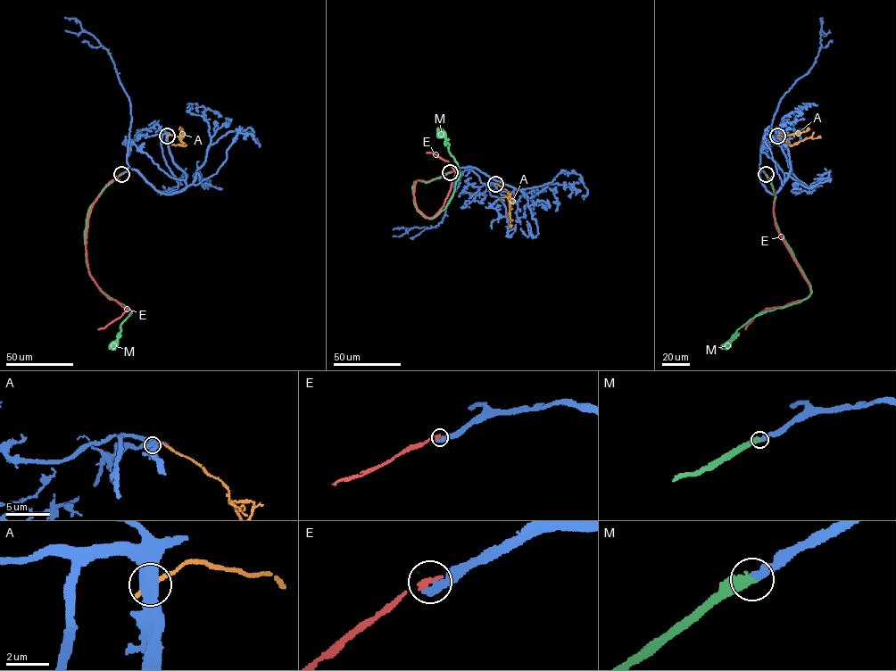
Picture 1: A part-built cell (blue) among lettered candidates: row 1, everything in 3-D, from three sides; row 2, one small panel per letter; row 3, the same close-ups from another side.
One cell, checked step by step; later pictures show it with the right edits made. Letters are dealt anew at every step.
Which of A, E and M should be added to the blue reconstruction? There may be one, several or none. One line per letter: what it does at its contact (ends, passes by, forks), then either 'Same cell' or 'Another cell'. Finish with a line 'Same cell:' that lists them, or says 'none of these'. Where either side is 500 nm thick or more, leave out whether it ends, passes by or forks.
A: Another cell
E: It ends there. Another cell
M: It ends there. Same cell
Same cell: M

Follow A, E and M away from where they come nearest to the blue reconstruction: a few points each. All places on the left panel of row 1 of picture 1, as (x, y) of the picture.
A: (167, 136), (178, 136), (183, 142), (180, 145), (182, 138), (179, 136)
E: (122, 173), (106, 185), (88, 219), (88, 273), (100, 291), (128, 308), (120, 317), (98, 329)
M: (121, 174), (91, 206), (84, 232), (91, 278), (101, 290), (132, 310), (109, 349)

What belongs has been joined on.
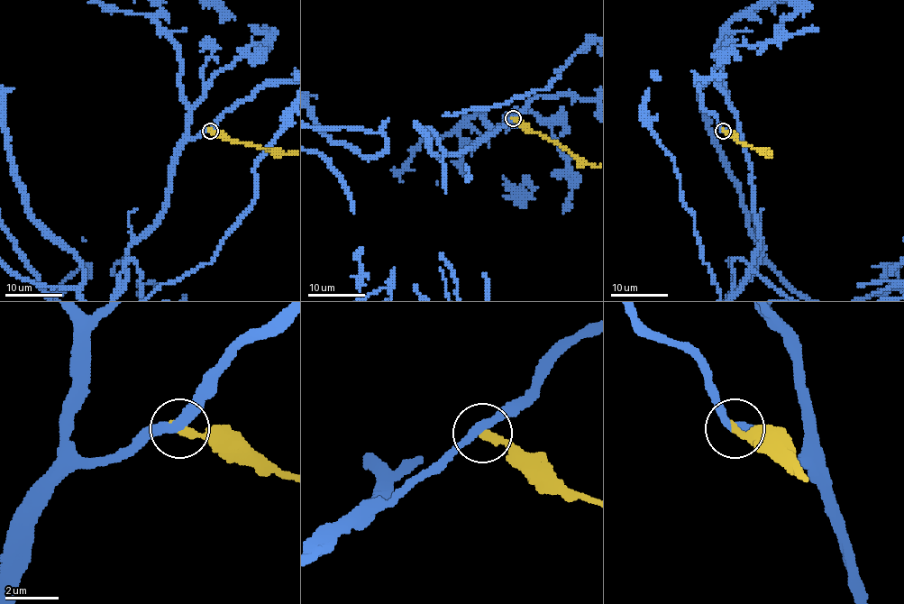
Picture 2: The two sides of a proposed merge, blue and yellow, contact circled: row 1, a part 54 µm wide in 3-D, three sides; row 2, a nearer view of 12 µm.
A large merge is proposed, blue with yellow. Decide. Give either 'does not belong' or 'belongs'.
does not belong

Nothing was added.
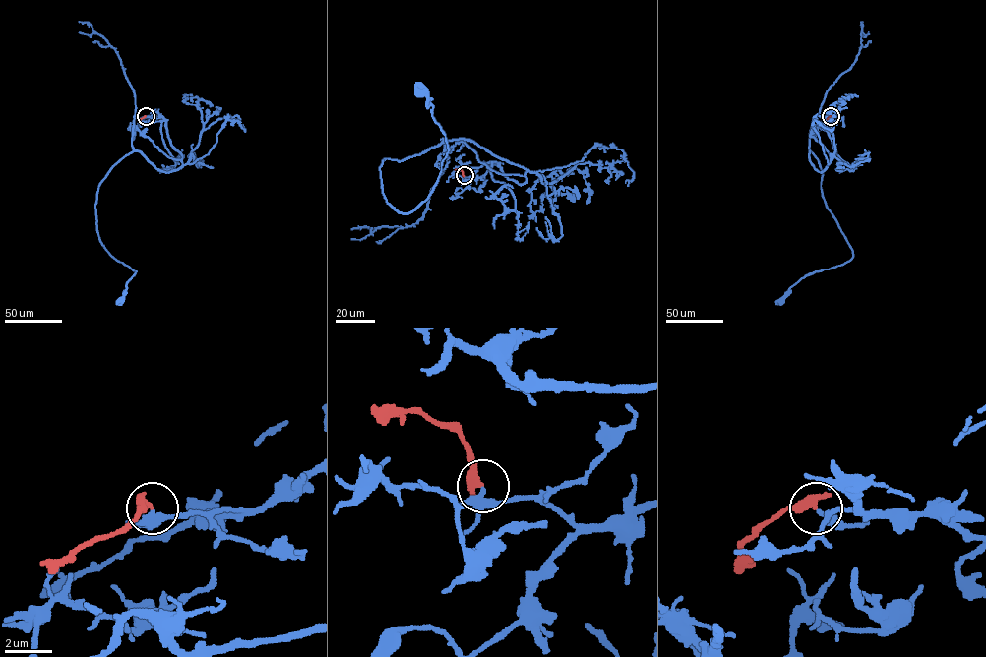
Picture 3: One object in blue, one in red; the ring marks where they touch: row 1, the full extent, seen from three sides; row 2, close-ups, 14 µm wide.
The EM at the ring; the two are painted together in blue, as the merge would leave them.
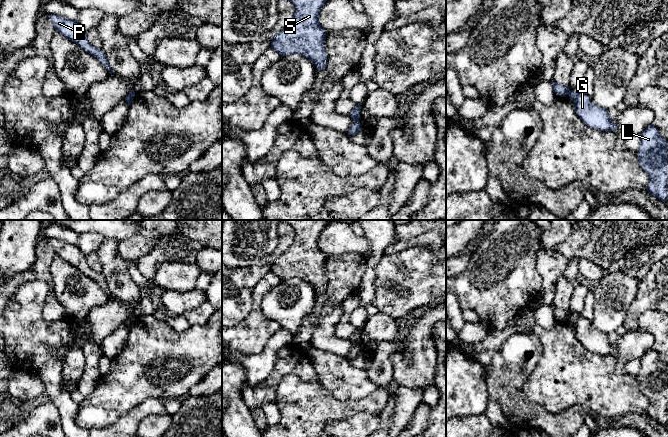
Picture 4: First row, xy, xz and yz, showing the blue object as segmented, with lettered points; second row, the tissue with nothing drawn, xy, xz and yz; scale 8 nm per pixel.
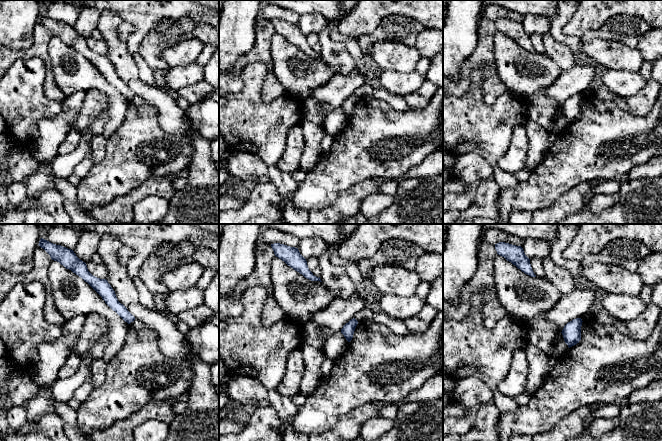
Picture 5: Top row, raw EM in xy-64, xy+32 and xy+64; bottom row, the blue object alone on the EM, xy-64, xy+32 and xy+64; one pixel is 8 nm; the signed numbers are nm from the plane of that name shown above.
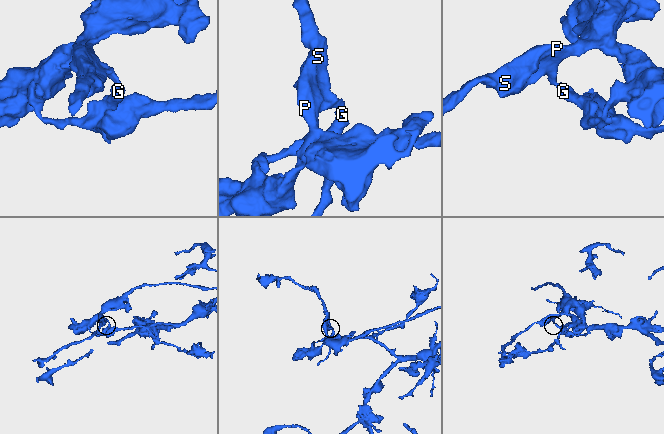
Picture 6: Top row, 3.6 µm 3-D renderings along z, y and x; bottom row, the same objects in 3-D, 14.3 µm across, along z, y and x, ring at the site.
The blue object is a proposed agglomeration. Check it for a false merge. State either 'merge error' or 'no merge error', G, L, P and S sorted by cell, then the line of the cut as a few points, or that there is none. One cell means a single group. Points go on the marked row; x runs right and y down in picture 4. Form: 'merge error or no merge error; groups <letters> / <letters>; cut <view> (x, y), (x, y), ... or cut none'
merge error; groups G L / P S; cut xz (358, 118), (354, 120)

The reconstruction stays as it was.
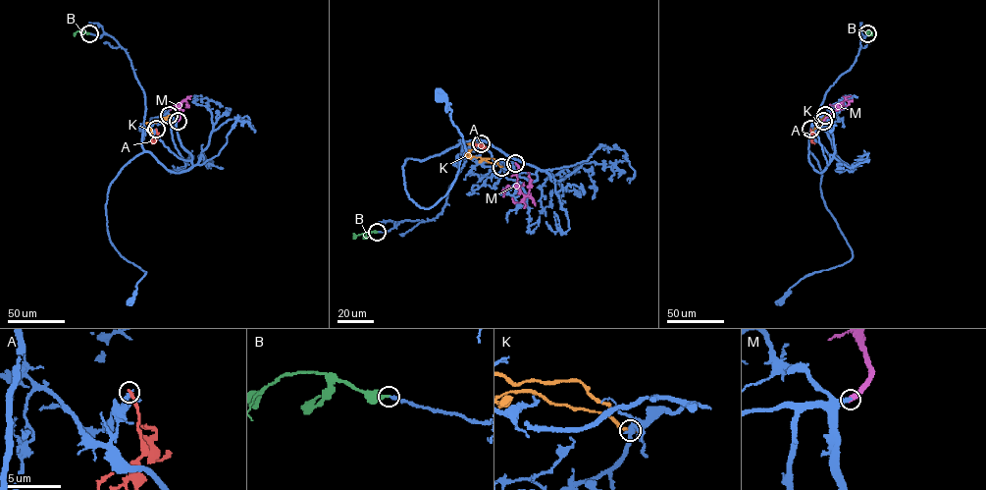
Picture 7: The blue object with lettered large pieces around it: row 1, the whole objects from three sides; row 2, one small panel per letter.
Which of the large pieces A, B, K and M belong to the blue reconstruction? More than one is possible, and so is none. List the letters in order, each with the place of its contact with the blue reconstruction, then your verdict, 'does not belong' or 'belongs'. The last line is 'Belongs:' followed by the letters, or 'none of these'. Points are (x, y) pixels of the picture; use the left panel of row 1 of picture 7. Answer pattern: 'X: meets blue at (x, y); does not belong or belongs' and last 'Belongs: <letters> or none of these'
A: meets blue at (156, 129); does not belong
B: meets blue at (89, 33); does not belong
K: meets blue at (169, 115); does not belong
M: meets blue at (178, 121); belongs
Belongs: M

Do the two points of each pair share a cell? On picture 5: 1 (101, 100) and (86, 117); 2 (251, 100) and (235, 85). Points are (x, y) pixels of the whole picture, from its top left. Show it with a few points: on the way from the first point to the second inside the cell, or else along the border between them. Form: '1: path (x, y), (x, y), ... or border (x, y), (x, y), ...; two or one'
1: path (97, 104), (88, 113); one
2: border (245, 67), (241, 72), (242, 88), (229, 93); two

